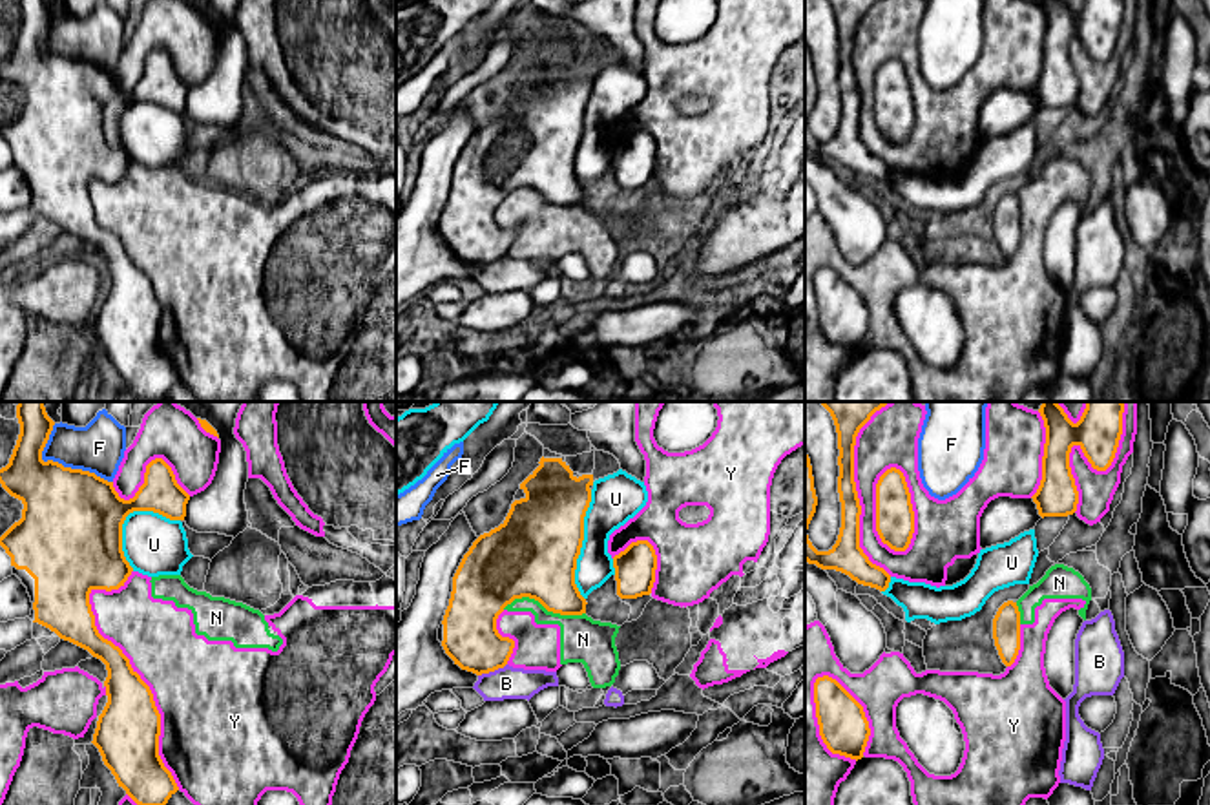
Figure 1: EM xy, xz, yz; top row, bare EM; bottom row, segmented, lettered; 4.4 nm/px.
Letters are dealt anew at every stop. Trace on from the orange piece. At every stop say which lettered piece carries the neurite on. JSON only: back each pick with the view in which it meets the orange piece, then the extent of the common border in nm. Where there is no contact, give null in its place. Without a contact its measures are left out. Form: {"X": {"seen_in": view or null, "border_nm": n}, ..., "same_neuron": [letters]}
{"same_neuron": []}

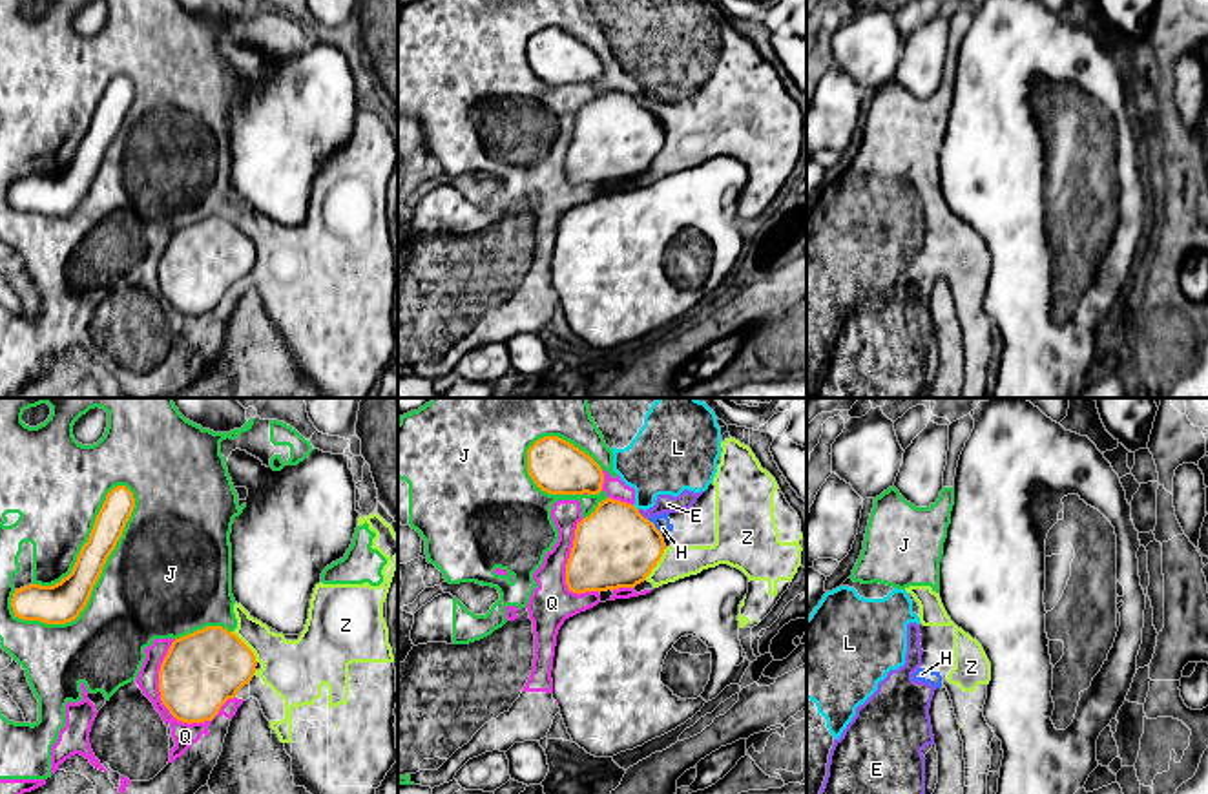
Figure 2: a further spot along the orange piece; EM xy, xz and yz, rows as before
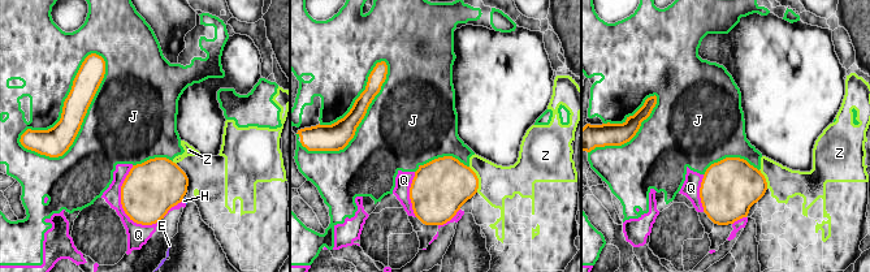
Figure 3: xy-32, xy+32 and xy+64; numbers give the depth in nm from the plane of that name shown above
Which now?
{"same_neuron": []}

